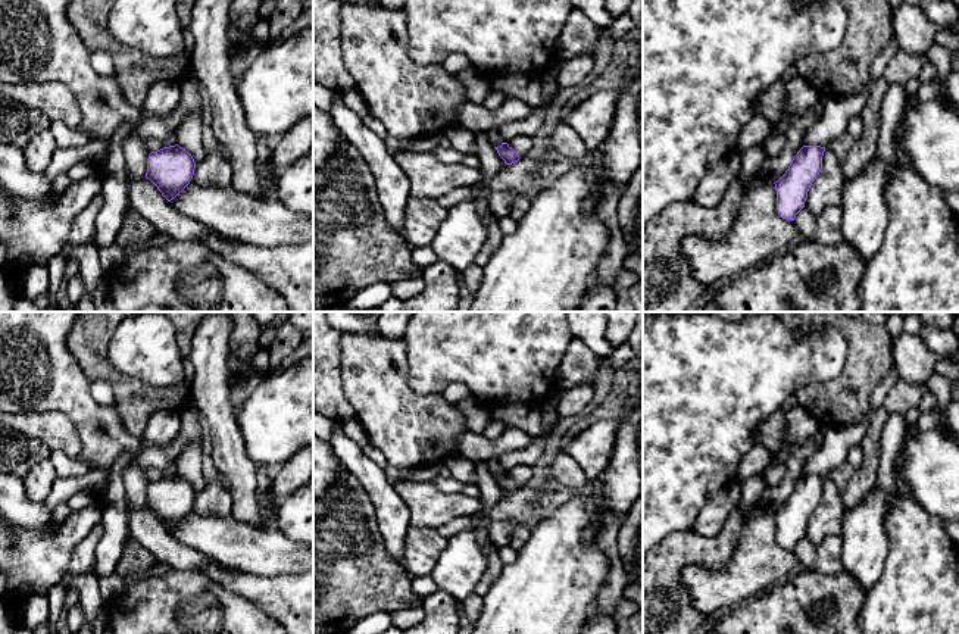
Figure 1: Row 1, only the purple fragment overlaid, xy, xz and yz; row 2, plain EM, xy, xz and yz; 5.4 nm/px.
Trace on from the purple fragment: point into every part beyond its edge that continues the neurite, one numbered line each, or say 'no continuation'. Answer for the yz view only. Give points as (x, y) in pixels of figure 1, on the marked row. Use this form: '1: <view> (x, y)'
no continuation

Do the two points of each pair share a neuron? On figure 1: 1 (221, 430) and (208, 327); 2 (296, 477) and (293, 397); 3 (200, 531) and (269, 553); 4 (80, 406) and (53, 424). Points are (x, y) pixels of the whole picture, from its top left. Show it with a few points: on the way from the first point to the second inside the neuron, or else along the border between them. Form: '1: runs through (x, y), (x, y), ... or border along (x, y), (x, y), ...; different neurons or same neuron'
1: runs through (214, 405), (212, 352); same neuron
2: runs through (281, 461), (293, 449), (293, 418); same neuron
3: runs through (218, 539), (252, 549); same neuron
4: border along (33, 411), (62, 412), (75, 427), (83, 446); different neurons

